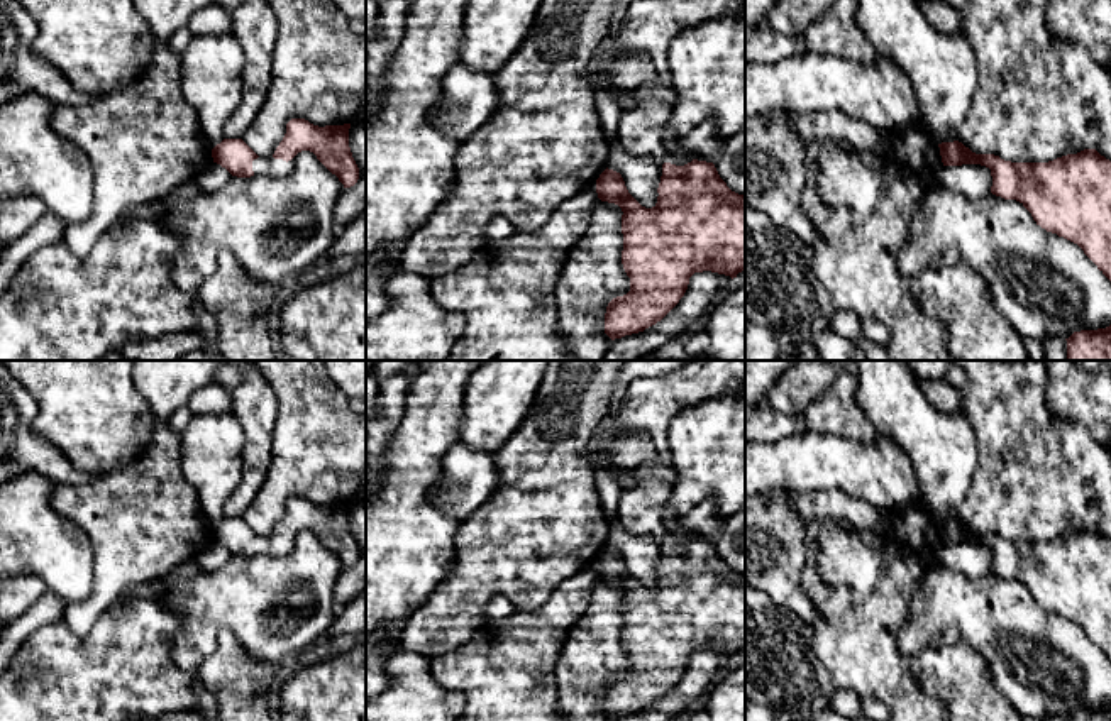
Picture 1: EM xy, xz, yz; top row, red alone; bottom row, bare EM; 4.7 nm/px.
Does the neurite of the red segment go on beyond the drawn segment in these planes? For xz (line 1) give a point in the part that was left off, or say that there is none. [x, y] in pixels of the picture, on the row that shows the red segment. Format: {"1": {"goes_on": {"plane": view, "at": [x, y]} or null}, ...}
{"1": {"goes_on": null}}

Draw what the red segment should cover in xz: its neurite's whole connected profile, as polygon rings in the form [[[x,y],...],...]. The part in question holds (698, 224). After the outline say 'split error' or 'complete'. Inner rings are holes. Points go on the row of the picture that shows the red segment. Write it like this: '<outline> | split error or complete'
[[[693,159],[684,166],[662,164],[657,203],[642,206],[620,173],[605,169],[596,179],[601,201],[622,208],[622,264],[630,291],[613,298],[605,313],[605,333],[615,340],[661,322],[684,296],[694,272],[711,271],[737,278],[745,271],[745,195],[732,191],[713,162]]] | complete

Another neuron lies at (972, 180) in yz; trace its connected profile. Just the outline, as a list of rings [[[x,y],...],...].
[[[981,164],[942,166],[935,179],[952,190],[960,191],[969,200],[991,195],[991,169]]]

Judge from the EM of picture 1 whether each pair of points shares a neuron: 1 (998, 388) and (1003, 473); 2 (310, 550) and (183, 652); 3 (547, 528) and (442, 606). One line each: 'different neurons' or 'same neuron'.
1: same neuron
2: same neuron
3: same neuron

